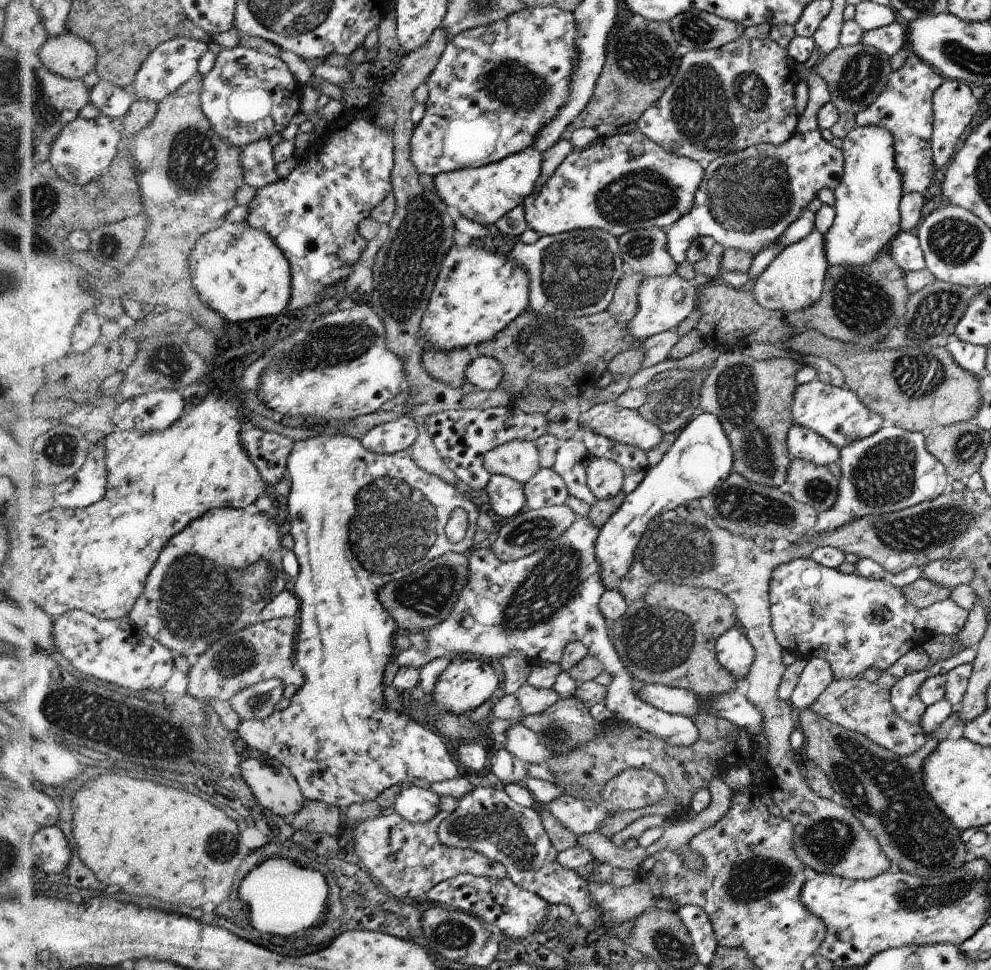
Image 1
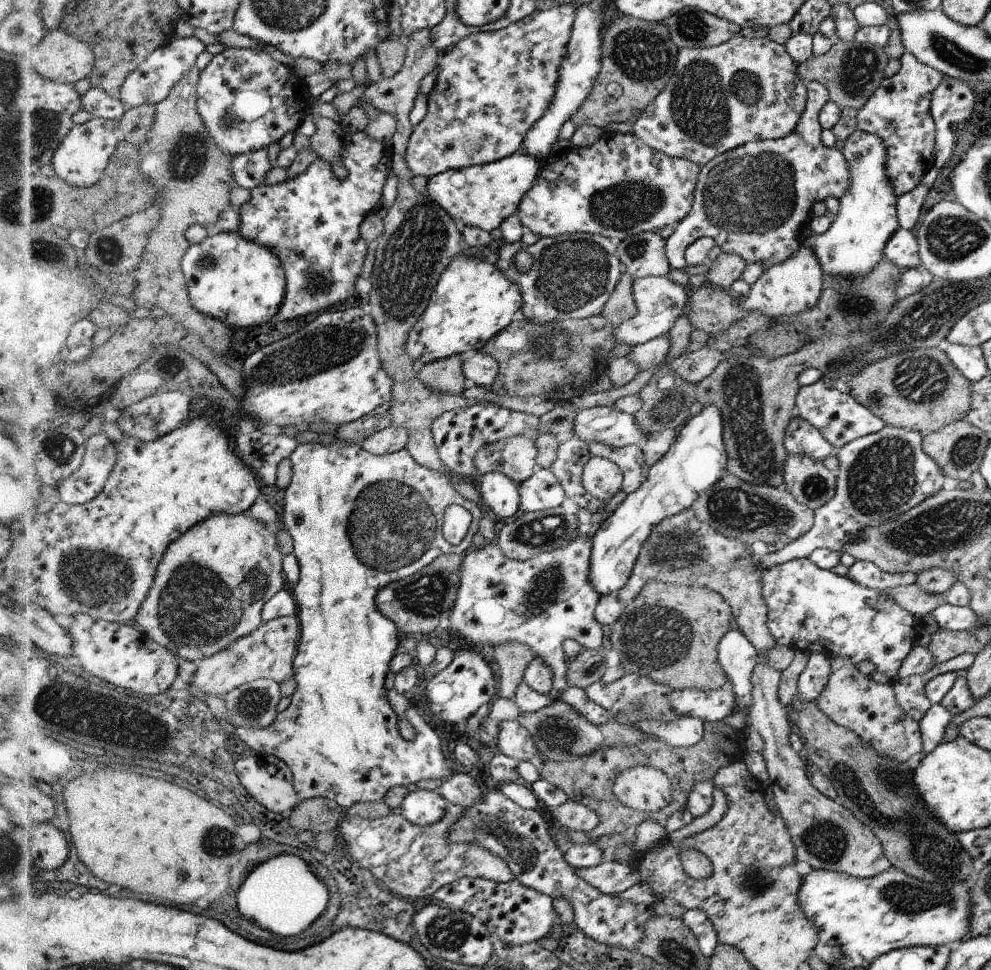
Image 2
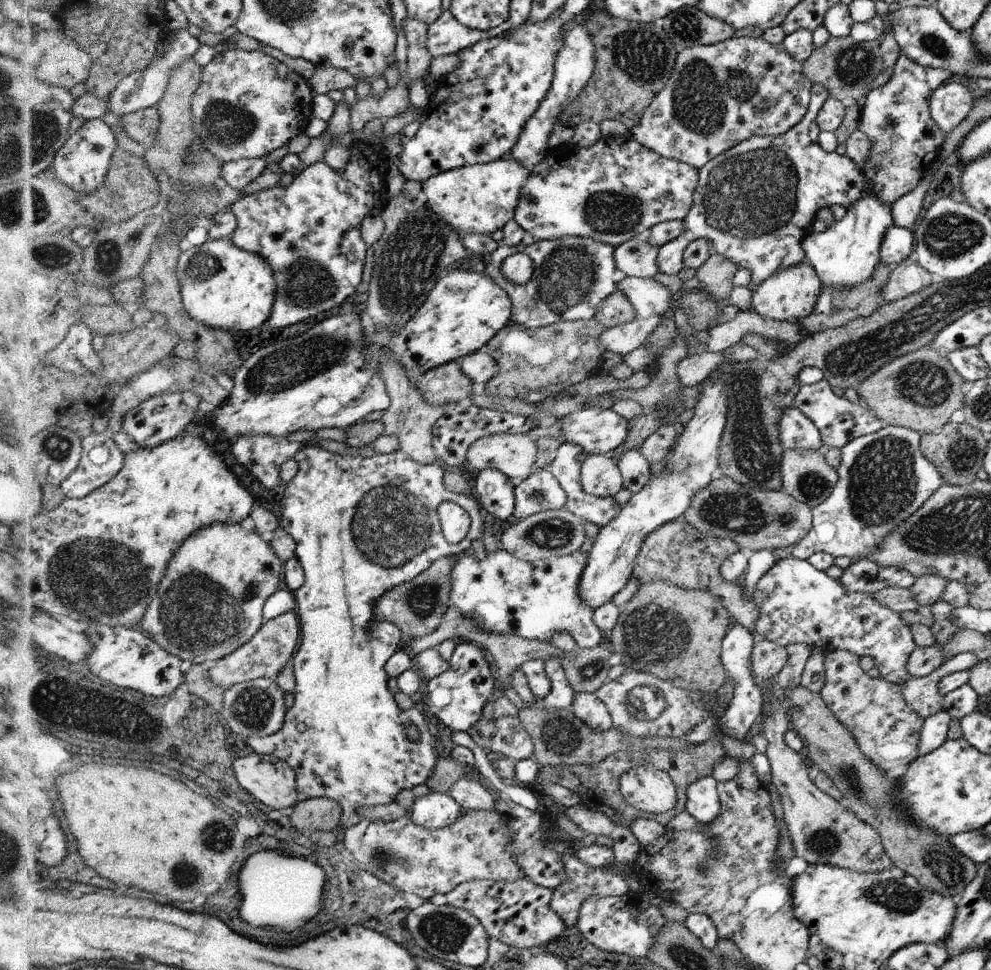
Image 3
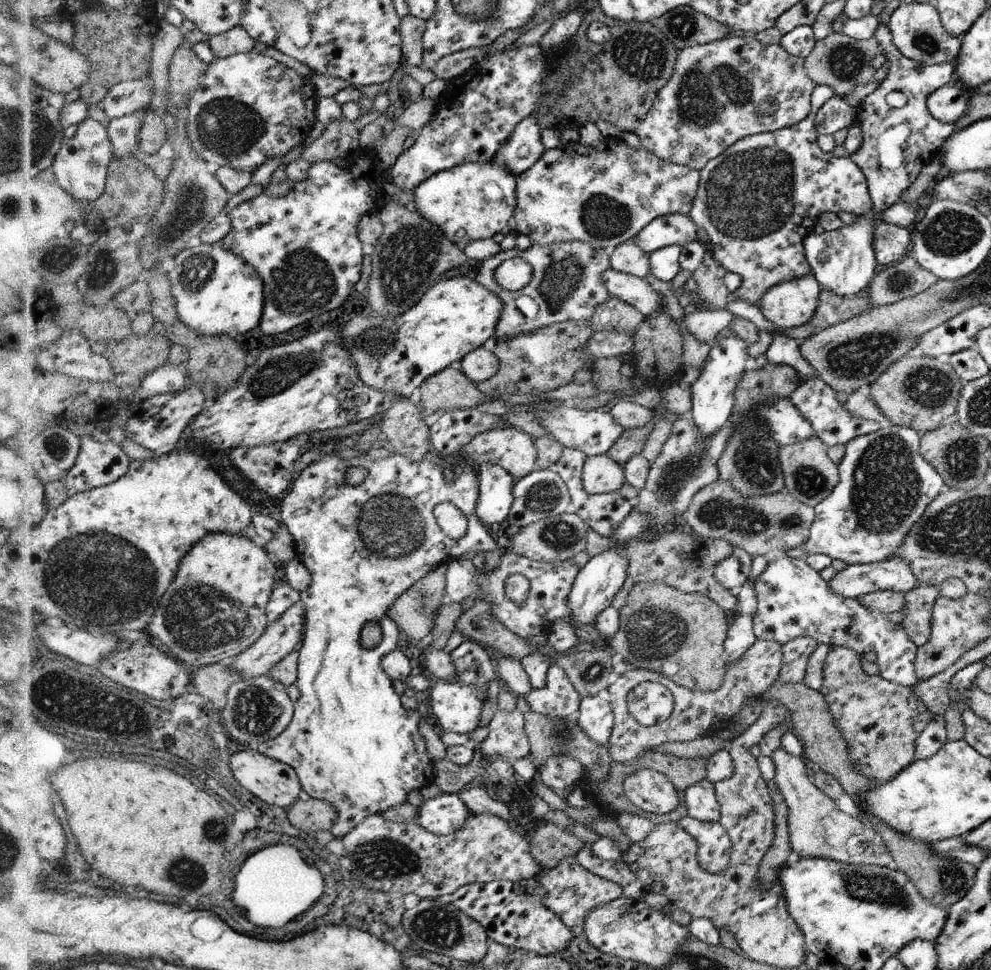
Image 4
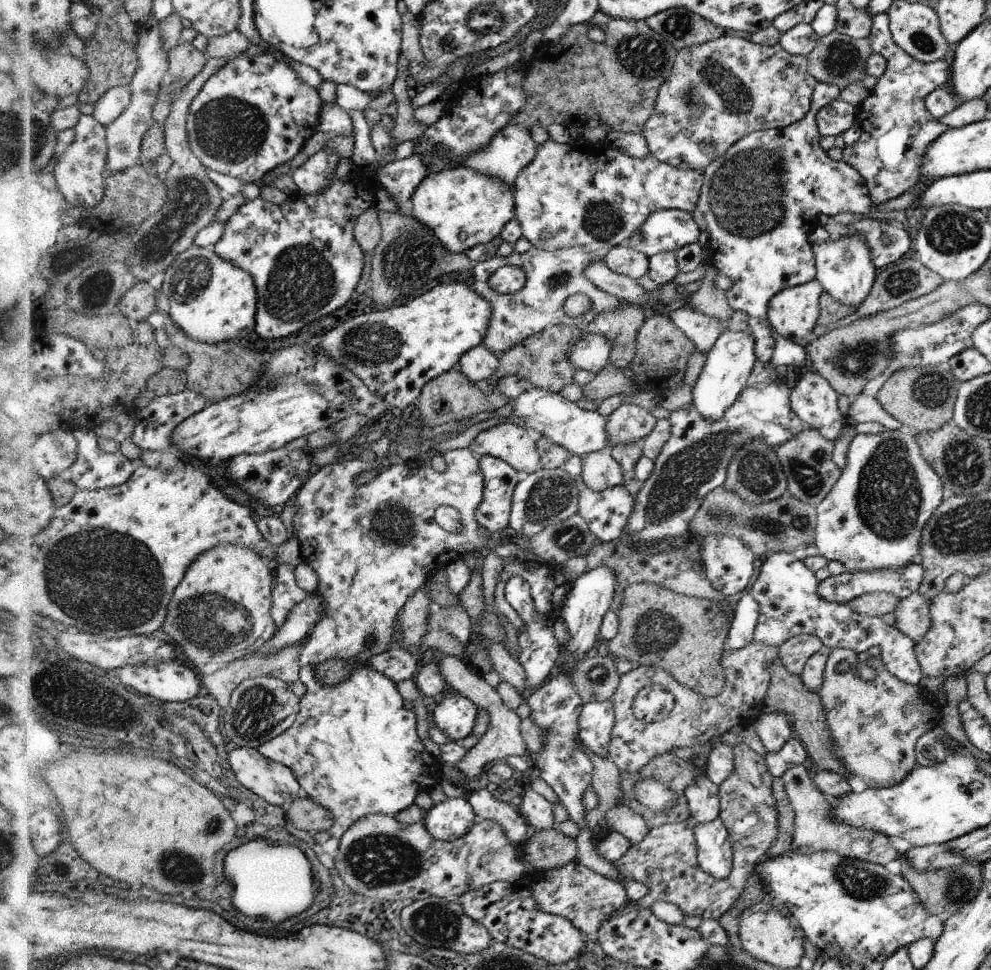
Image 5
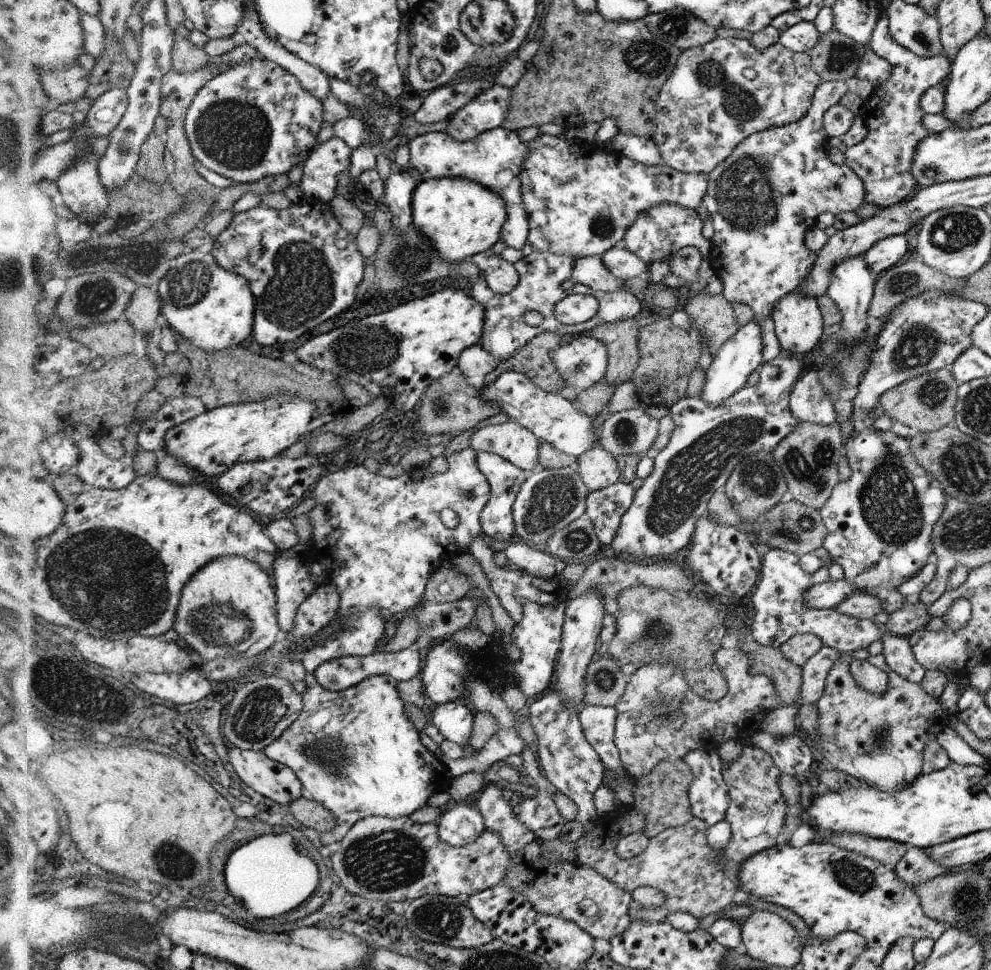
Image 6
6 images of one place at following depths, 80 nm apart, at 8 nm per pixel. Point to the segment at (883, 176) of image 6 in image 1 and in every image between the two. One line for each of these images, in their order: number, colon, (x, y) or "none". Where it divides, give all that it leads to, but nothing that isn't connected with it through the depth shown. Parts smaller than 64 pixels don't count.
1: (905, 107)
2: (900, 111)
3: (906, 140)
4: (898, 142)
5: (897, 129)

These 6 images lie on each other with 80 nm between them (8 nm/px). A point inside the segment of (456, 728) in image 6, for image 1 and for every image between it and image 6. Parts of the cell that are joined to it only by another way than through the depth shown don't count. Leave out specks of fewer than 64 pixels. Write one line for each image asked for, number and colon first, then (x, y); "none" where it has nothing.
1: (465, 684)
2: (455, 694)
3: (456, 697)
4: (457, 704)
5: (455, 715)

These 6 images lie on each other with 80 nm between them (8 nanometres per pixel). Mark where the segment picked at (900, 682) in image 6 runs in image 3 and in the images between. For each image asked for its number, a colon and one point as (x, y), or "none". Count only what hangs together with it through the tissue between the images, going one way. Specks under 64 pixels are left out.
3: (887, 729)
4: (880, 720)
5: (876, 726)

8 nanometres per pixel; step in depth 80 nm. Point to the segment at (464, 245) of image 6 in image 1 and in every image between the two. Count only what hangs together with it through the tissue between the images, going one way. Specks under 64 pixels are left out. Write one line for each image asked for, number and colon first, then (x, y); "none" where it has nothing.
1: (484, 194)
2: (484, 196)
3: (474, 199)
4: (472, 201)
5: (466, 209)

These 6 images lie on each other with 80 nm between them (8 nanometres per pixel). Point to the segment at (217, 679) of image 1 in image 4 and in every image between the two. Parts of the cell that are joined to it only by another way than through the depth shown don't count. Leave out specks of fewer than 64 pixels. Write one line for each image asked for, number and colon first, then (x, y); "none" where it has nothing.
2: (267, 653)
3: (268, 653)
4: (281, 638)

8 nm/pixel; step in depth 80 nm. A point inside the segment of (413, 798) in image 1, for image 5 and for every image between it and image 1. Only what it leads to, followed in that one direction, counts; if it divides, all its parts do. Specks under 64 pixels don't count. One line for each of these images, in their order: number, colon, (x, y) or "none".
2: (421, 807)
3: (434, 811)
4: (444, 815)
5: (452, 819)

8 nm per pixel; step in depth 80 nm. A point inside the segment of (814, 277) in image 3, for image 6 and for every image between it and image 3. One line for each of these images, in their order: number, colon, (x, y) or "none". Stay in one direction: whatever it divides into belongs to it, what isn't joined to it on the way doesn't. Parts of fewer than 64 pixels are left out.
4: (793, 303)
5: (793, 313)
6: (797, 319)

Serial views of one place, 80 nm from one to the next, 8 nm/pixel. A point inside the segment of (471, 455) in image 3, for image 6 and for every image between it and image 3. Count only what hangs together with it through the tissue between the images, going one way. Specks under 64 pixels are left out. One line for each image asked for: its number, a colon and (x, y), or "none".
4: (513, 449)
5: (510, 441)
6: (511, 440)

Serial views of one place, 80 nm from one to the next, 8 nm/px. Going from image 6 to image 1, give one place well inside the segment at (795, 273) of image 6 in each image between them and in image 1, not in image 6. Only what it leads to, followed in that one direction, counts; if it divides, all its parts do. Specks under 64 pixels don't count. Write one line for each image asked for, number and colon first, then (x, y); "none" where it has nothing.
1: (748, 198)
2: (757, 201)
3: (756, 203)
4: (757, 203)
5: (760, 201)

